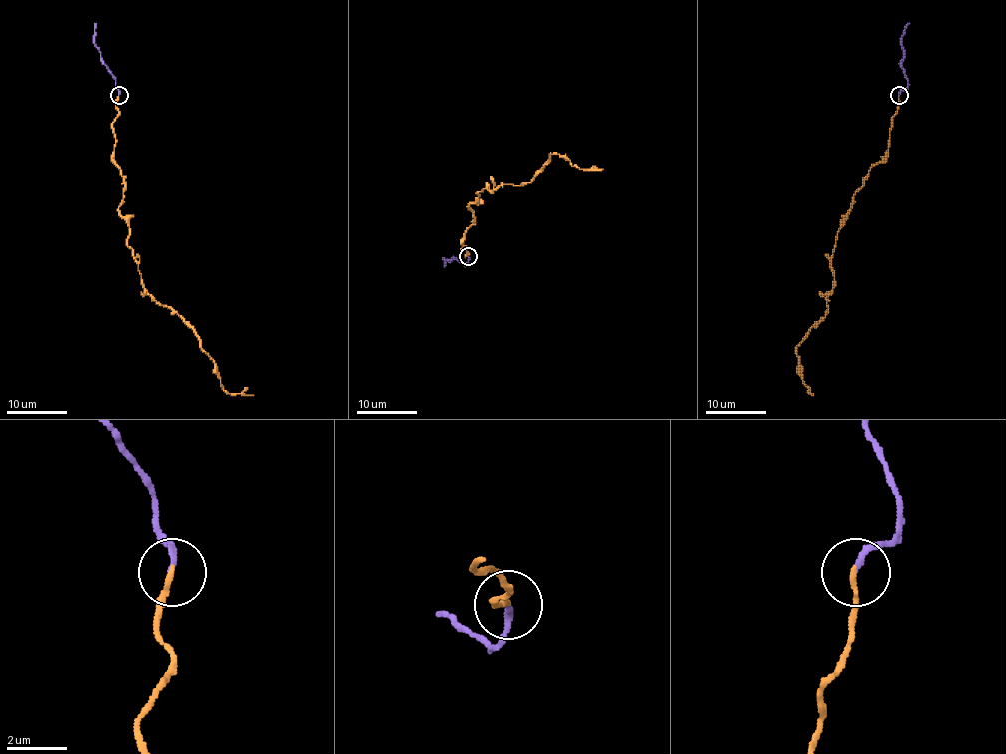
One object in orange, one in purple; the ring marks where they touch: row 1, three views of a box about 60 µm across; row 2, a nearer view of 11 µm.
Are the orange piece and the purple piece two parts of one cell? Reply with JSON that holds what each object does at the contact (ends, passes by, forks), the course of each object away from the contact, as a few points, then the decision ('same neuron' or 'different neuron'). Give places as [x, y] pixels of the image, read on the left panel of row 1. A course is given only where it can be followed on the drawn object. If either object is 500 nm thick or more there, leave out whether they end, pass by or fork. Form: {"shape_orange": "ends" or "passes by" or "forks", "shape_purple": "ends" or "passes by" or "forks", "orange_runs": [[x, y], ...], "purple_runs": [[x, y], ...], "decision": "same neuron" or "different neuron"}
{"shape_orange": "ends", "shape_purple": "ends", "orange_runs": [[118, 95], [112, 124], [124, 191], [118, 208], [141, 284], [199, 338], [225, 391], [253, 395]], "purple_runs": [[118, 95], [115, 79], [94, 43], [94, 23]], "decision": "same neuron"}

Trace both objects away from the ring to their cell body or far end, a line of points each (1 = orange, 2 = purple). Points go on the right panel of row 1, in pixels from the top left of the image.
1: (899, 95), (888, 155), (869, 172), (842, 223), (825, 316), (797, 347), (798, 373), (812, 395)
2: (899, 95), (908, 86), (902, 68), (902, 43), (903, 31), (909, 23)

